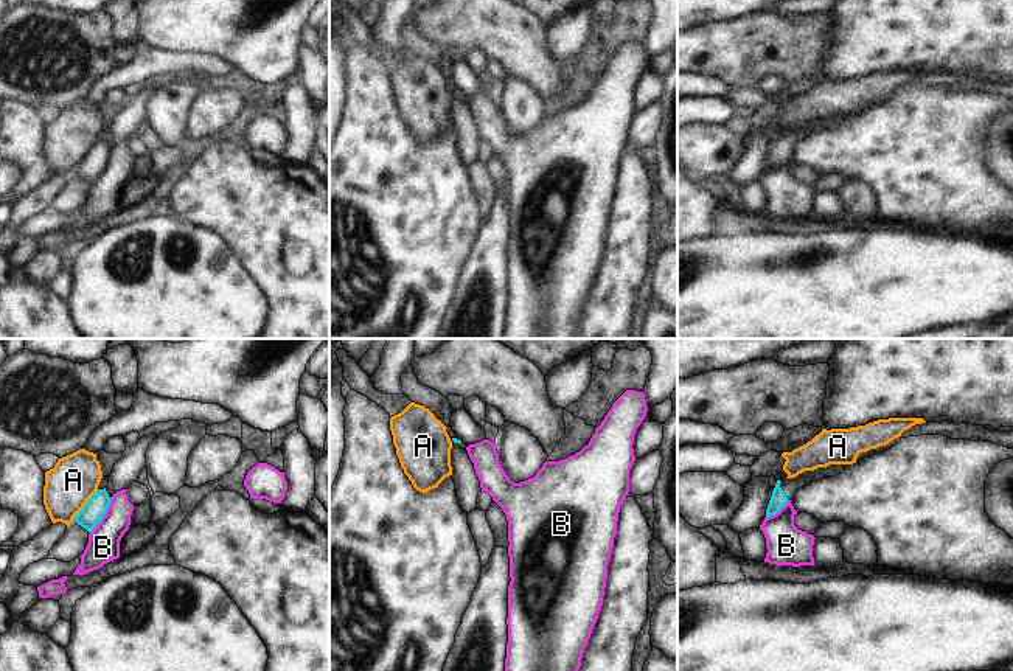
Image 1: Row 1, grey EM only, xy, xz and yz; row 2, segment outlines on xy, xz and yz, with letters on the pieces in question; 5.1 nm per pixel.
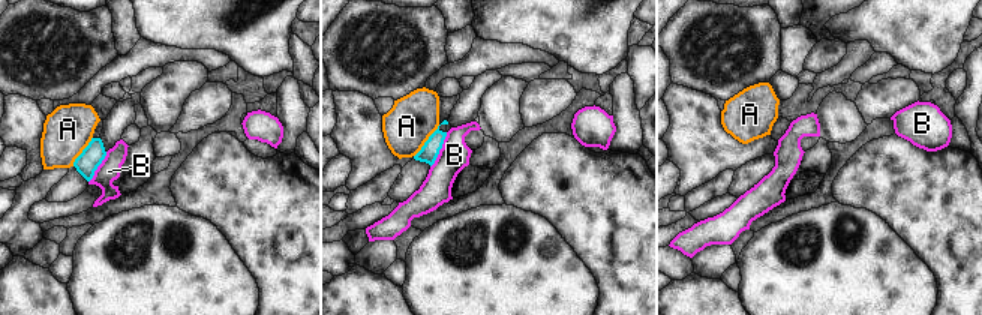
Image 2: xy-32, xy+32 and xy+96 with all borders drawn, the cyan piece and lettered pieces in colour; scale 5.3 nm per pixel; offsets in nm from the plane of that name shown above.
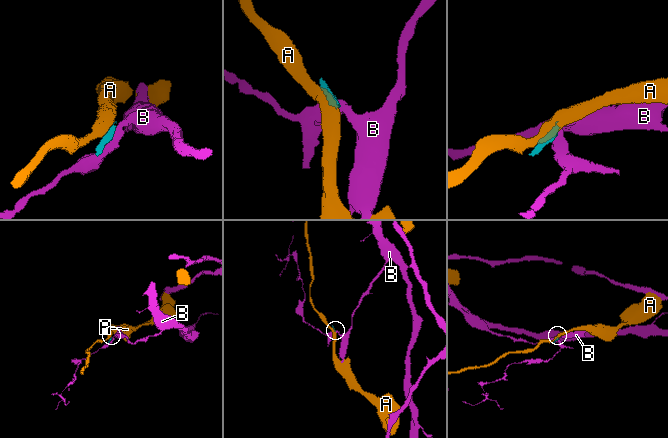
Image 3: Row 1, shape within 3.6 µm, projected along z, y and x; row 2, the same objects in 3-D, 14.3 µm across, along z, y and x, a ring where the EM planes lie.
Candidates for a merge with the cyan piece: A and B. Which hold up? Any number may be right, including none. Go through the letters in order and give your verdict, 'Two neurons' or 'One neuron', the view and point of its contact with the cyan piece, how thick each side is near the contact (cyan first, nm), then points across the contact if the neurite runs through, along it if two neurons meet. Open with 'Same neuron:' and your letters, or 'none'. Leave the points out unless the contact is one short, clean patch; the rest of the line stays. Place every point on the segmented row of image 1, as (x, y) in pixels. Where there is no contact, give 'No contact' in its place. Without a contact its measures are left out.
Same neuron: none
A: Two neurons. Touches cyan at xy (84, 505). Thickness 120 nm (cyan) against 240 nm. Boundary: xy (98, 490), (72, 521)
B: Two neurons. Touches cyan at xy (103, 516). Thickness 120 nm (cyan) against 160 nm. Boundary: xy (111, 497), (104, 516), (90, 533).

